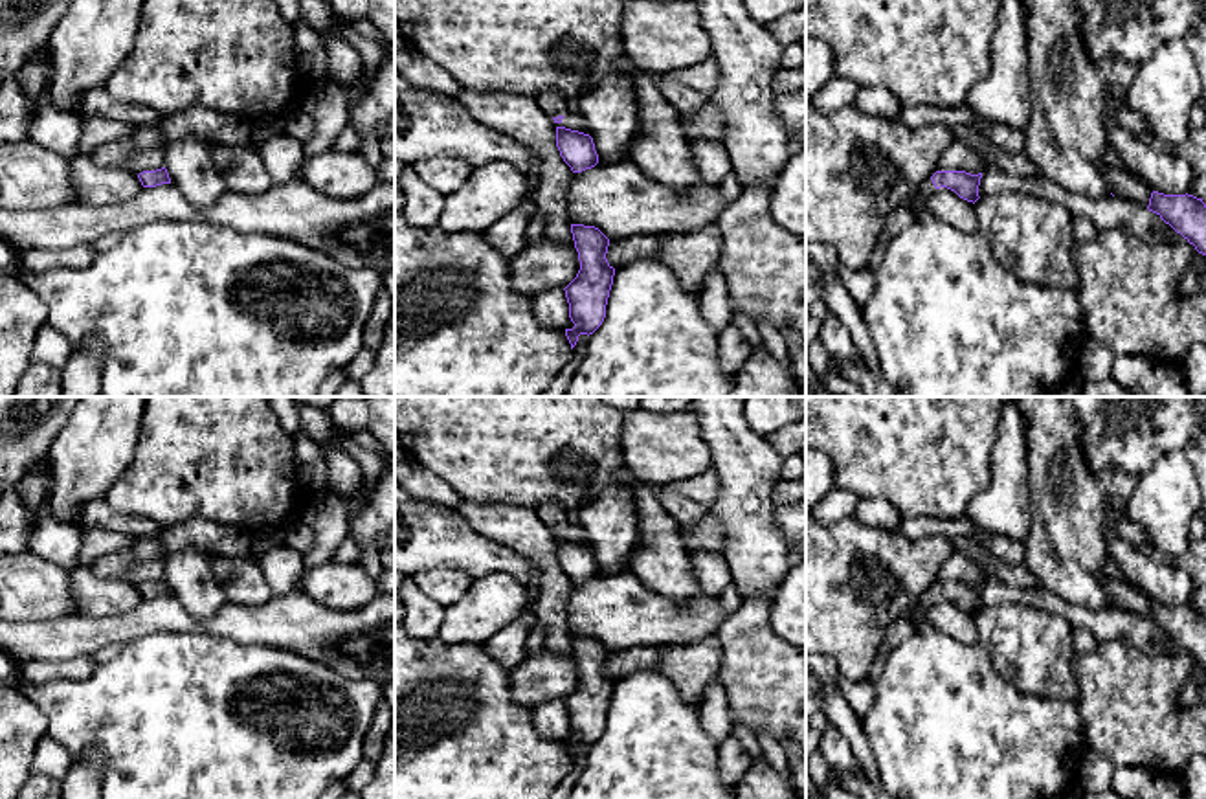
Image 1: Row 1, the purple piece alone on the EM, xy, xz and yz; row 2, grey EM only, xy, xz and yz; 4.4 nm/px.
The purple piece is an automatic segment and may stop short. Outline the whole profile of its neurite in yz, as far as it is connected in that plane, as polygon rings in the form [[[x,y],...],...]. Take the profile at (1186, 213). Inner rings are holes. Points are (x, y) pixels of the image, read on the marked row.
[[[1151,193],[1149,211],[1180,233],[1195,250],[1206,255],[1206,204],[1193,195]]]

